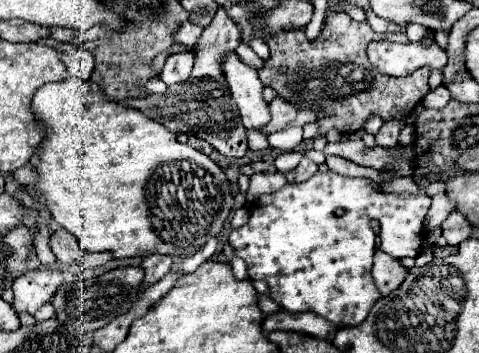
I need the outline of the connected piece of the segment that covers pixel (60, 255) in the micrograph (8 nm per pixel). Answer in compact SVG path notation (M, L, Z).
M56 228L50 236L50 248L56 254L60 264L76 264L84 252L80 252L80 244L76 244L76 236L68 234L64 228Z

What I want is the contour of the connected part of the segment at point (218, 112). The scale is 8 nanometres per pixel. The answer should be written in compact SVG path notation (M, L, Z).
M218 8L214 20L204 28L198 44L194 46L196 64L186 82L170 86L166 96L152 94L148 98L126 98L122 102L132 108L142 110L146 116L150 116L158 122L162 122L174 134L178 134L178 132L194 134L194 136L206 140L210 146L214 146L224 156L234 156L234 158L244 156L244 152L248 148L246 132L244 132L244 126L240 124L238 108L232 102L228 82L220 68L222 54L236 50L236 46L240 42L242 42L240 26L226 14L224 8Z

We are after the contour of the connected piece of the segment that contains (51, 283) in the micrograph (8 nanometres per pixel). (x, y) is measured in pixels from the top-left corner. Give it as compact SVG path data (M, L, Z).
M58 268L30 270L14 280L12 308L18 314L22 314L22 312L34 314L54 296L56 288L62 284L64 284L64 278Z

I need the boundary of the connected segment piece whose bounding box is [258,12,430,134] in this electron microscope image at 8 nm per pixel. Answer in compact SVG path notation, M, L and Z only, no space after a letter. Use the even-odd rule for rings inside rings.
M328 12L316 40L308 40L300 28L270 34L266 40L270 58L258 70L258 76L264 86L276 90L290 104L302 106L304 102L304 108L312 108L320 134L332 128L340 132L344 128L362 128L374 114L384 122L404 120L428 94L430 70L420 70L420 74L408 78L384 76L366 58L366 44L370 40L376 40L376 34L368 22L356 22L344 12ZM318 112L324 112L324 116L318 116Z

